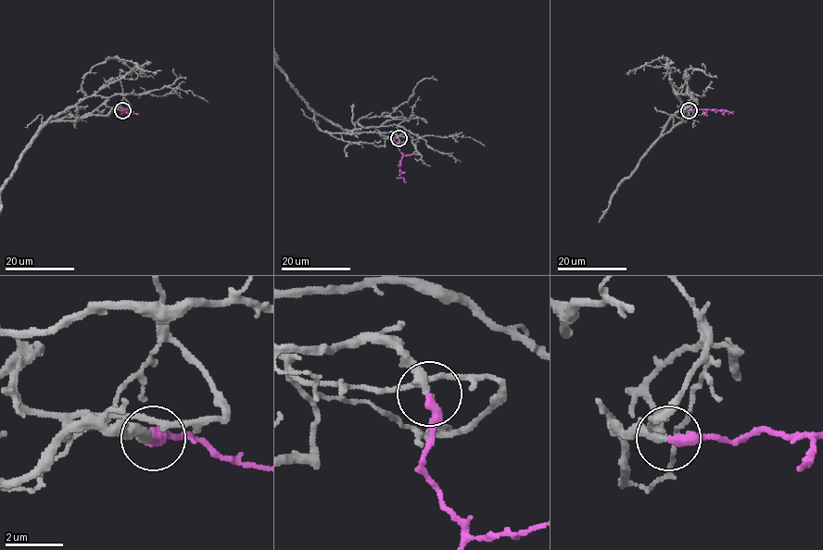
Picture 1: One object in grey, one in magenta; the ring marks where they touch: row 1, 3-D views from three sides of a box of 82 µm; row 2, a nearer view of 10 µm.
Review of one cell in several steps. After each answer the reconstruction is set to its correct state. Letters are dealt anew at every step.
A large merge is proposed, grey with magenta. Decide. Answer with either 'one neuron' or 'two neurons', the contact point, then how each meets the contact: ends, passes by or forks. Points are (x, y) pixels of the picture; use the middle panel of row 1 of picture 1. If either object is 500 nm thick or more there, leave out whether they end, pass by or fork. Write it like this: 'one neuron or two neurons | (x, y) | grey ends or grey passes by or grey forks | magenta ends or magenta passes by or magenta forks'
one neuron | (398, 138) | grey forks | magenta ends

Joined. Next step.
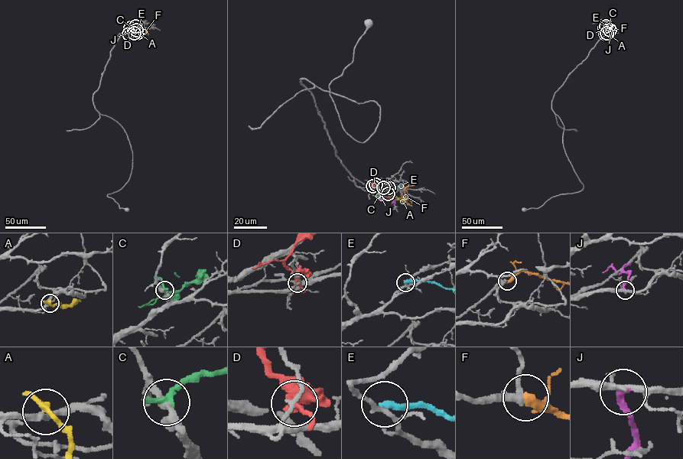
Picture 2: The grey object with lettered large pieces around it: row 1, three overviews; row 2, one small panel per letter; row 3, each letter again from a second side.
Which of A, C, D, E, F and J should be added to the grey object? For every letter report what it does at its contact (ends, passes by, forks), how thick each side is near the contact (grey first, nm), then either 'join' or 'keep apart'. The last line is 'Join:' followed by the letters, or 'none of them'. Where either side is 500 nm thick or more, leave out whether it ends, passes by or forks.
A: it ends; calibres 280 and 360 nm; keep apart
C: it ends; calibres 360 and 300 nm; keep apart
D: it forks; calibres 160 and 240 nm; keep apart
E: it ends; calibres 170 and 340 nm; keep apart
F: it ends; calibres 300 and 400 nm; join
J: it ends; calibres 240 and 240 nm; keep apart
Join: F

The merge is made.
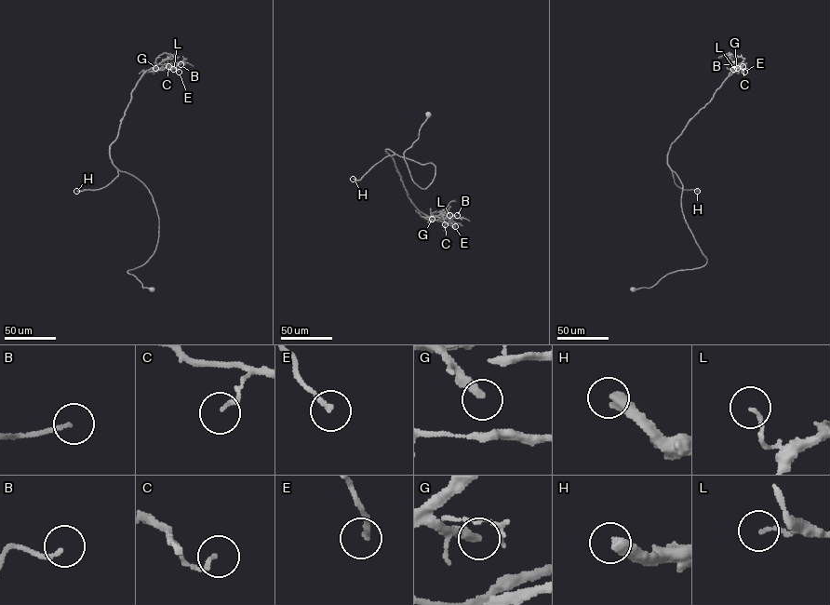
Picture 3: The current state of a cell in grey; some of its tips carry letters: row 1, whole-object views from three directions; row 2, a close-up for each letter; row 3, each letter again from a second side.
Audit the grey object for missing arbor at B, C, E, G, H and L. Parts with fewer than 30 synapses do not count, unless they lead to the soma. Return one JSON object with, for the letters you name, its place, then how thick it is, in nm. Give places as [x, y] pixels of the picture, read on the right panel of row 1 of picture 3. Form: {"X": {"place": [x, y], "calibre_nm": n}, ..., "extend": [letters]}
{"G": {"place": [737, 68], "calibre_nm": 320}, "H": {"place": [697, 191], "calibre_nm": 440}, "extend": ["G", "H"]}

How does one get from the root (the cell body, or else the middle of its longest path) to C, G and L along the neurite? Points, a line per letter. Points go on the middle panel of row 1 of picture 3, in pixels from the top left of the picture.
C: (427, 114), (404, 154), (412, 181), (426, 188), (435, 175), (433, 163), (386, 152), (420, 214), (445, 224)
G: (427, 114), (404, 154), (412, 181), (426, 188), (435, 175), (433, 163), (386, 152), (408, 197), (432, 219)
L: (427, 114), (404, 154), (412, 181), (426, 188), (433, 163), (386, 152), (420, 214), (448, 223), (449, 215)

